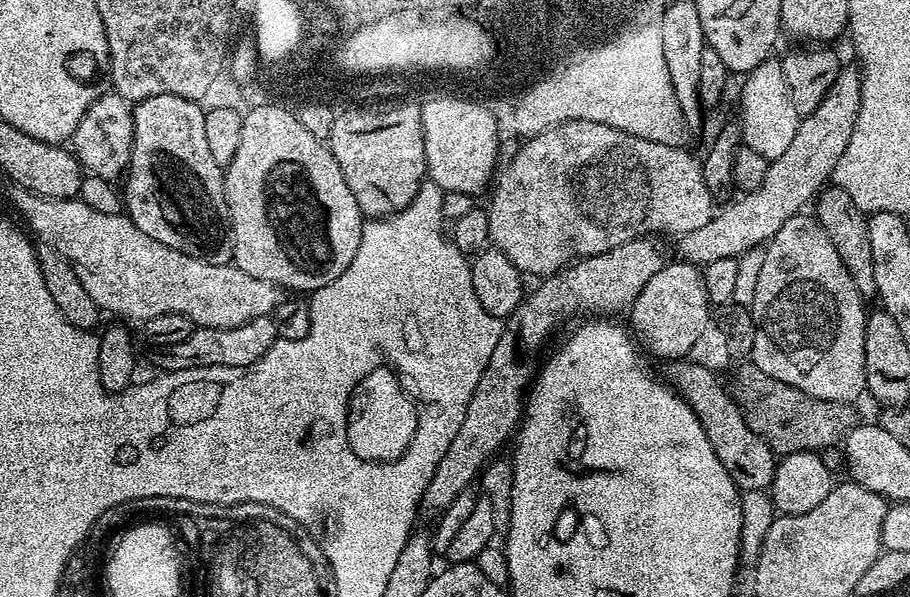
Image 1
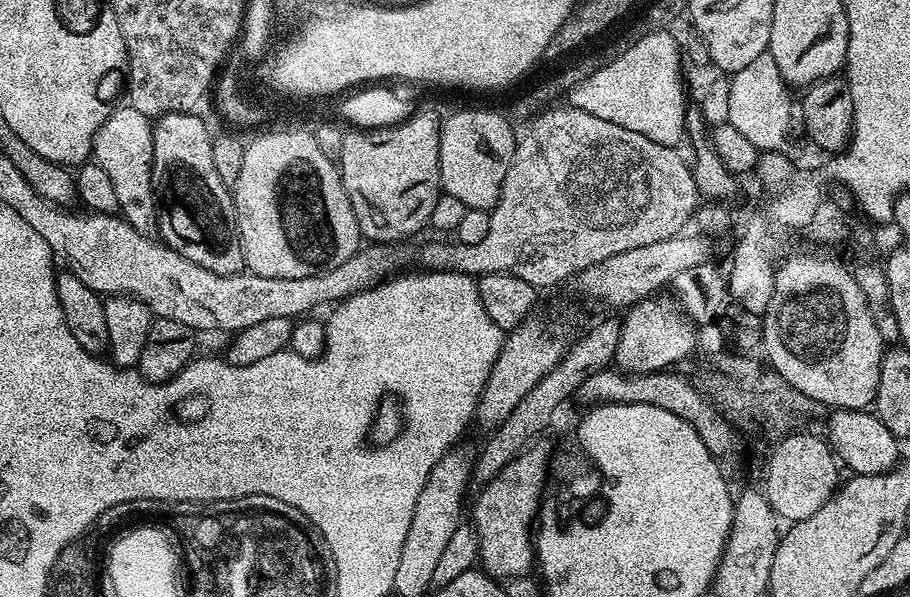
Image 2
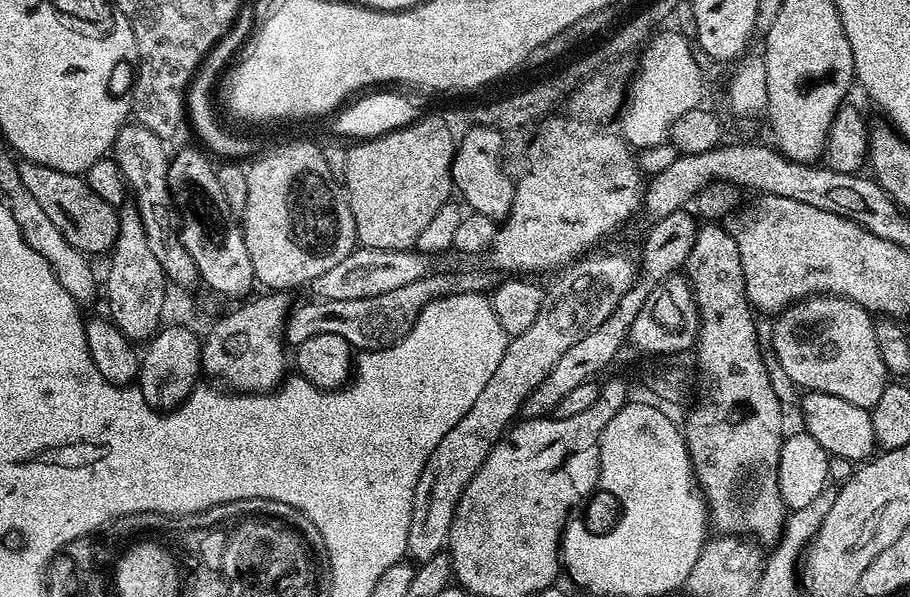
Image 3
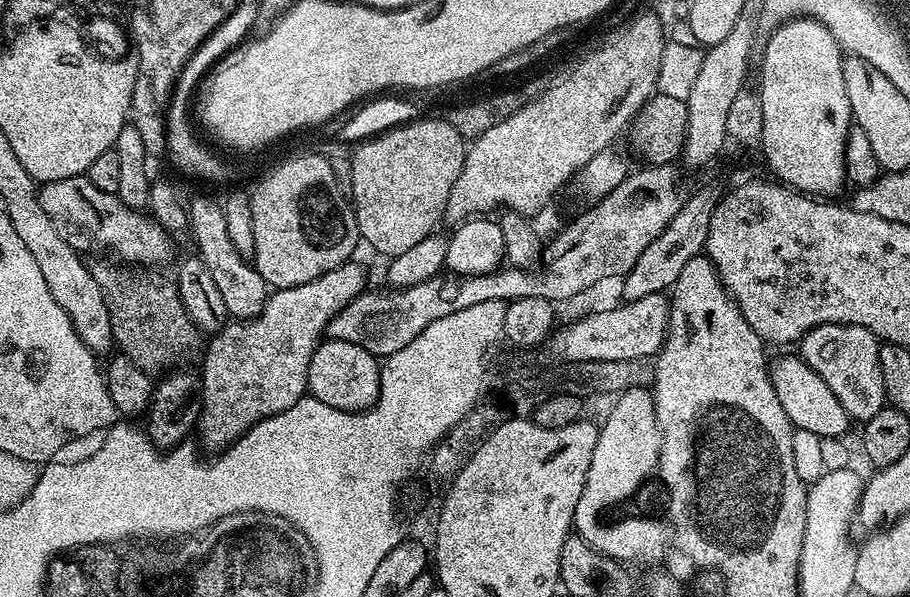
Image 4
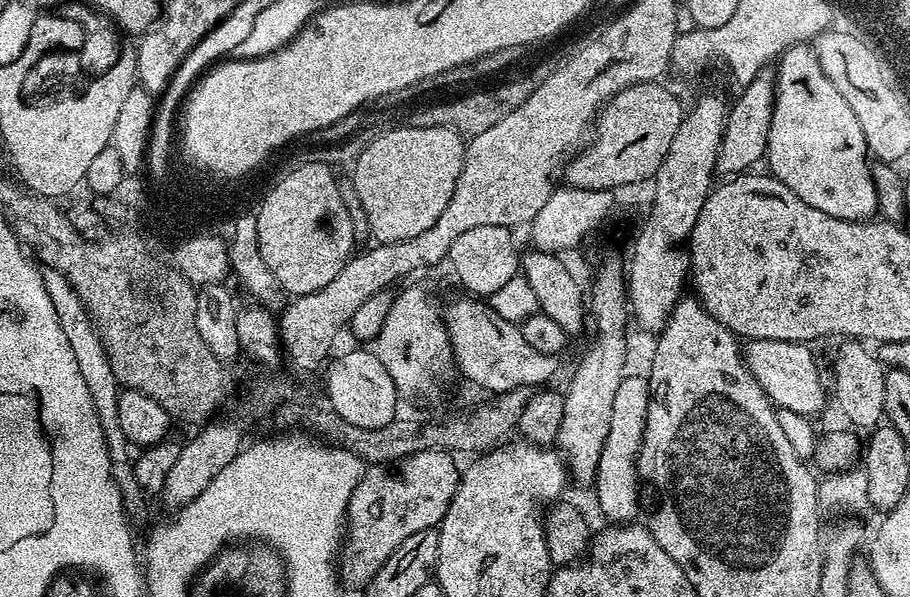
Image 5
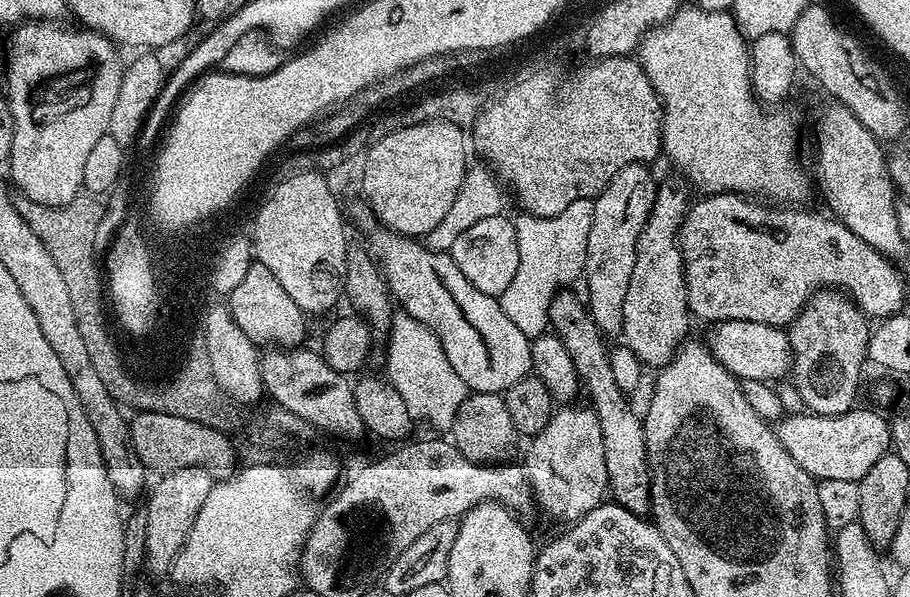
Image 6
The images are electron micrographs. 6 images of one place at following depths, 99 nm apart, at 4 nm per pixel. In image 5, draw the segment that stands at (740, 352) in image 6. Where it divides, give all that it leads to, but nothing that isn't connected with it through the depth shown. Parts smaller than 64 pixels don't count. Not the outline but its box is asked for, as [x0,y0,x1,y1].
[743,338,824,418]

